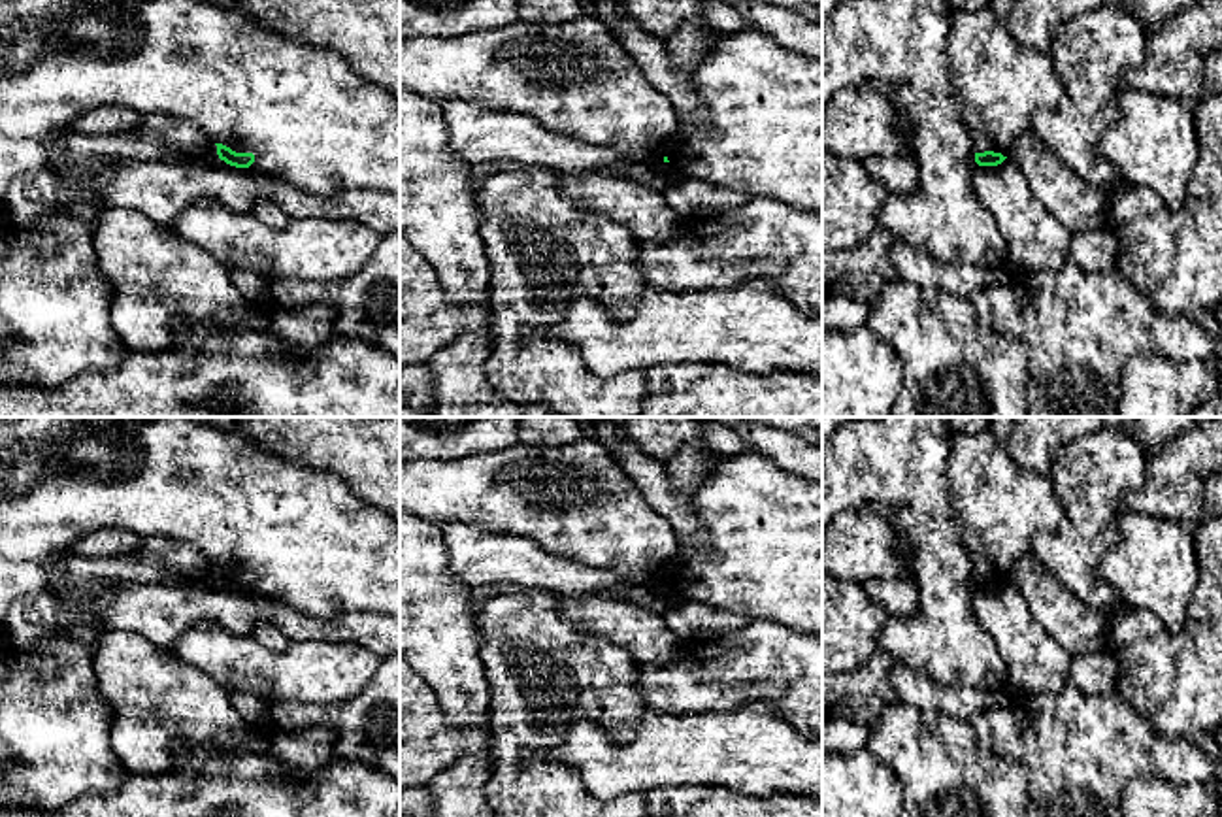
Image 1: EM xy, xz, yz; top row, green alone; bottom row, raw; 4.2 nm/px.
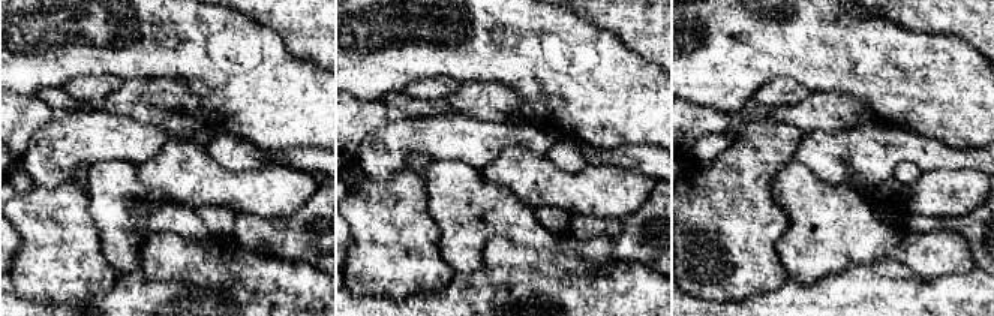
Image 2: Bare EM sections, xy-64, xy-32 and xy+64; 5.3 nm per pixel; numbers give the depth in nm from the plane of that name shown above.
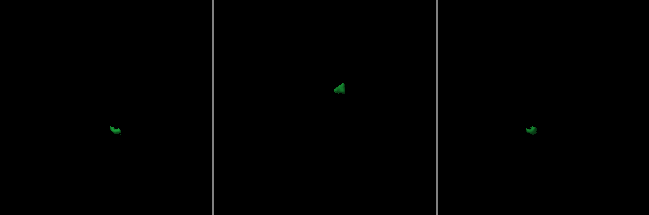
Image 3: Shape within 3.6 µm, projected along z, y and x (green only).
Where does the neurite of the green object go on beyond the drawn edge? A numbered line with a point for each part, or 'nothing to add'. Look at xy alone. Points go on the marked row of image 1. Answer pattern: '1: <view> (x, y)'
1: xy (310, 119)

